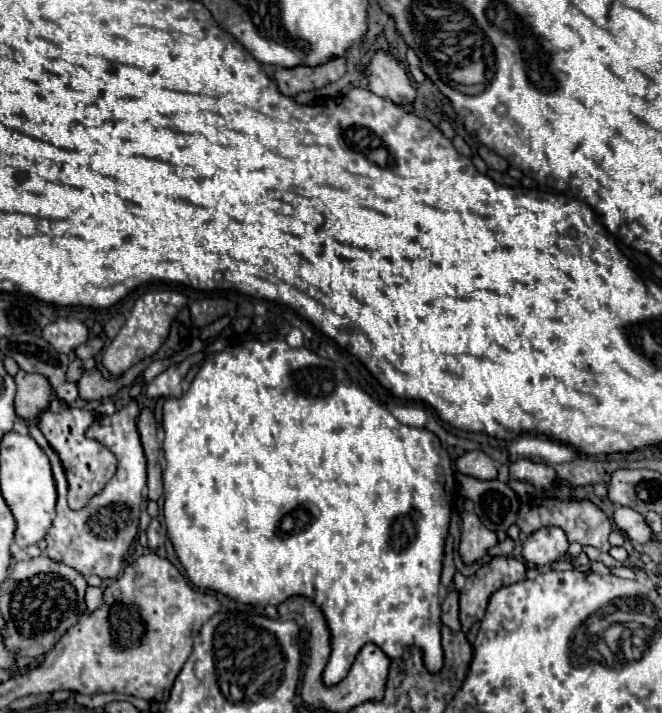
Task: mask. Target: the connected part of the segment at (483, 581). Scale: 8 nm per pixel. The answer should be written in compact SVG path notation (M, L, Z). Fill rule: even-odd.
M494 557L490 565L480 567L472 577L466 579L464 591L460 593L460 621L464 627L480 621L484 617L488 599L500 587L522 581L526 575L524 563L514 559L514 573L510 571L508 557Z

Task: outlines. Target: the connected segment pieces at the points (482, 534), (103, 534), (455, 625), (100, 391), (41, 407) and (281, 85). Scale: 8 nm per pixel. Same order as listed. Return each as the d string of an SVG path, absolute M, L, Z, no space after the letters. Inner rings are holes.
M464 513L462 515L462 535L460 535L460 545L458 553L466 565L482 559L490 547L498 543L496 533L490 533L484 529L476 513Z
M130 401L126 407L116 411L110 417L98 417L92 427L88 429L88 437L106 445L118 459L116 475L106 483L100 495L96 495L84 509L72 511L66 503L66 475L60 469L58 455L48 447L44 449L50 457L52 473L56 479L58 489L58 505L56 505L56 519L52 529L46 535L46 555L58 563L66 563L68 567L76 569L84 577L98 575L100 579L116 579L122 571L124 555L128 553L132 541L138 533L138 515L142 505L142 493L146 487L146 457L140 445L140 435L136 429L136 419L140 415L138 401Z
M452 589L448 597L442 603L442 623L448 625L454 633L460 631L460 621L458 621L458 593Z
M98 369L84 371L84 375L80 377L80 381L76 385L78 385L80 397L86 399L86 401L106 399L106 397L112 397L118 391L118 385L114 381L104 379L104 375Z
M18 371L16 373L16 413L20 419L34 423L50 405L52 385L44 375Z
M346 57L332 59L320 67L296 67L296 69L276 69L274 81L278 91L286 97L296 97L302 91L316 91L328 83L338 81L344 73Z

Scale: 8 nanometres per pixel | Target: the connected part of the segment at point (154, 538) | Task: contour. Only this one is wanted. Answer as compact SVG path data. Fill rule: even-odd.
M152 519L152 523L150 523L146 535L148 535L148 547L150 547L152 551L156 551L156 549L160 549L160 547L164 545L164 539L162 539L162 527L160 527L160 523L158 523L156 519Z

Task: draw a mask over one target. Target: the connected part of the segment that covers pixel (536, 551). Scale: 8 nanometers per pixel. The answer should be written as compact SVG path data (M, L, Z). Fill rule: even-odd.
M542 527L534 531L522 547L522 555L526 561L544 567L564 557L568 551L566 533L560 527Z

